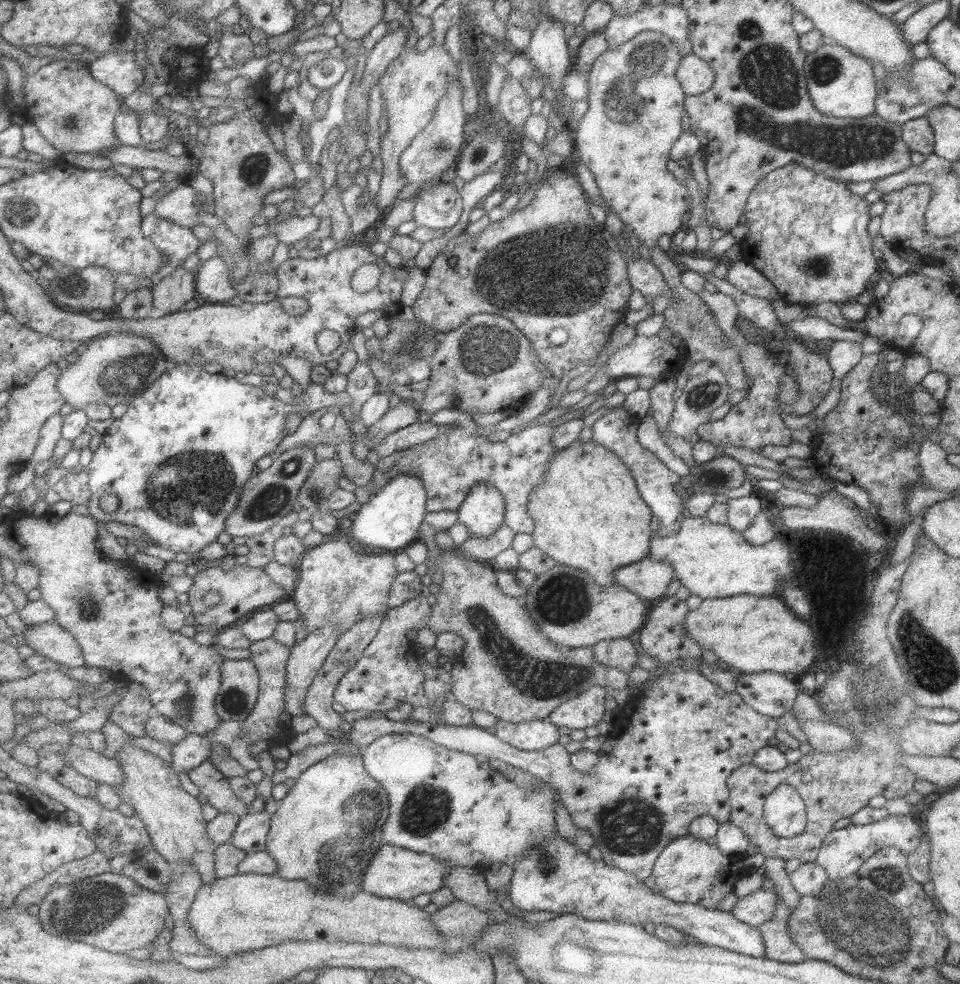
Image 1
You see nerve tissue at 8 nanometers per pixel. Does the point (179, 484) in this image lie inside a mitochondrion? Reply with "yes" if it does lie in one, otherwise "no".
yes

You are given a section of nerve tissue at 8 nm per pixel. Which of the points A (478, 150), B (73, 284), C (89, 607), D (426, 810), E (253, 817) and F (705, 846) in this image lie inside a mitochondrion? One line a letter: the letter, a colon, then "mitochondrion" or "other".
A: mitochondrion
B: mitochondrion
C: mitochondrion
D: mitochondrion
E: other
F: other

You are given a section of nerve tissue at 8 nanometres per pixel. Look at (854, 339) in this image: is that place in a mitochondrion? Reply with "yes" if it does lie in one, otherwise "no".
no

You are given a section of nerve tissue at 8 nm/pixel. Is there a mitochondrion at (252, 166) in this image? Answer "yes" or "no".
yes

